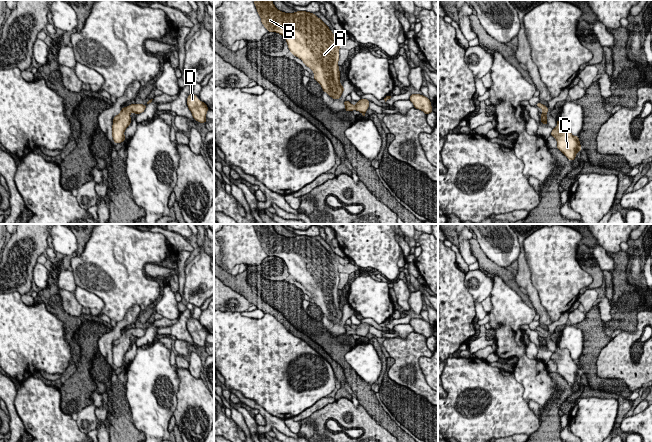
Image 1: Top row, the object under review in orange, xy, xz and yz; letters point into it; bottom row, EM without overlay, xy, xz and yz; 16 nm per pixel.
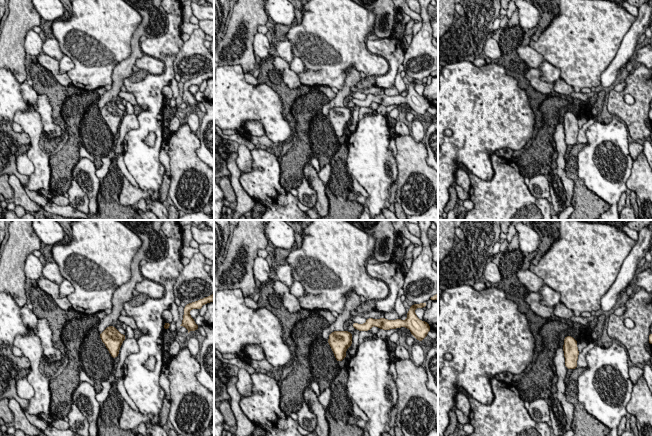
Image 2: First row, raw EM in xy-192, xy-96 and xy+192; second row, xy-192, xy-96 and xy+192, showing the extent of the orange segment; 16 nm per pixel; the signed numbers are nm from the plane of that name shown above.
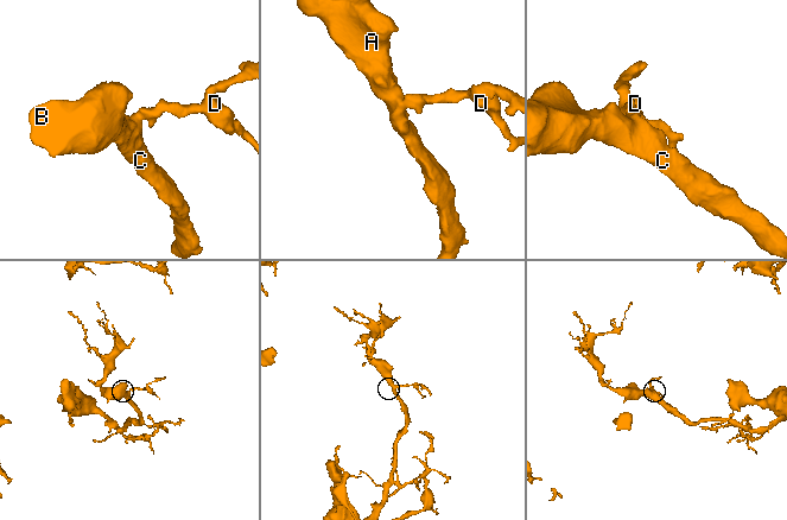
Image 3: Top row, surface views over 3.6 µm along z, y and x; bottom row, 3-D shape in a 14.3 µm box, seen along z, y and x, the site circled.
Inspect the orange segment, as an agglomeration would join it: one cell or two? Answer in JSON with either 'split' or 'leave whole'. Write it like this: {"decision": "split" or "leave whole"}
{"decision": "leave whole"}

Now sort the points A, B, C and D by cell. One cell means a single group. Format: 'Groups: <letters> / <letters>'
Groups: A B C D

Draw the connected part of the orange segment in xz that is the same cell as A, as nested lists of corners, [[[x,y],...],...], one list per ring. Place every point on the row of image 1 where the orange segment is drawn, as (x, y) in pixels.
[[[253,0],[261,22],[268,32],[281,34],[287,42],[289,51],[303,61],[305,66],[314,72],[314,79],[319,82],[322,90],[337,100],[341,97],[344,87],[340,84],[338,66],[341,43],[331,29],[314,13],[297,11],[285,13],[278,10],[272,0]]]

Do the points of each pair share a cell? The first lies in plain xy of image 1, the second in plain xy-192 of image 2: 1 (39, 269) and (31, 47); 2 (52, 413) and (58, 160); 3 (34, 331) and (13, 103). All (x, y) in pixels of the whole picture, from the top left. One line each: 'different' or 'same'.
1: same
2: different
3: same

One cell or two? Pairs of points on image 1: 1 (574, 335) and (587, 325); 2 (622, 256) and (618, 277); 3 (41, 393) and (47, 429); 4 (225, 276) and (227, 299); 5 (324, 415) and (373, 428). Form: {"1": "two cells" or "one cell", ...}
{"1": "two cells", "2": "one cell", "3": "one cell", "4": "two cells", "5": "one cell"}

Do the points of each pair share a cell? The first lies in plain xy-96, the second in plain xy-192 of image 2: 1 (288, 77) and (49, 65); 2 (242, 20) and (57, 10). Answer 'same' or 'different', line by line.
1: same
2: different

